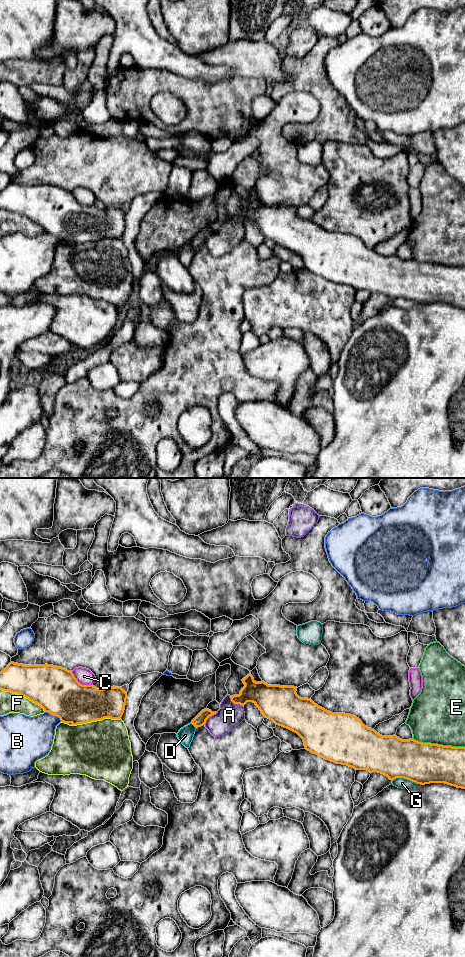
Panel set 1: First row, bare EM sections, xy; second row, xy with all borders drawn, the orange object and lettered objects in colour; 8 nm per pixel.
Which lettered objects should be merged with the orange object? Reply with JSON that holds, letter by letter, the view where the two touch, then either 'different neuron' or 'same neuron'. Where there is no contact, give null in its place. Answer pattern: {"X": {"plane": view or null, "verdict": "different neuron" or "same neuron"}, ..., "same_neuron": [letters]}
{"A": {"plane": "xy", "verdict": "different neuron"}, "B": {"plane": "xy", "verdict": "different neuron"}, "C": {"plane": "xy", "verdict": "different neuron"}, "D": {"plane": "xy", "verdict": "same neuron"}, "E": {"plane": "xy", "verdict": "different neuron"}, "F": {"plane": "xy", "verdict": "different neuron"}, "G": {"plane": "xy", "verdict": "different neuron"}, "same_neuron": ["D"]}

